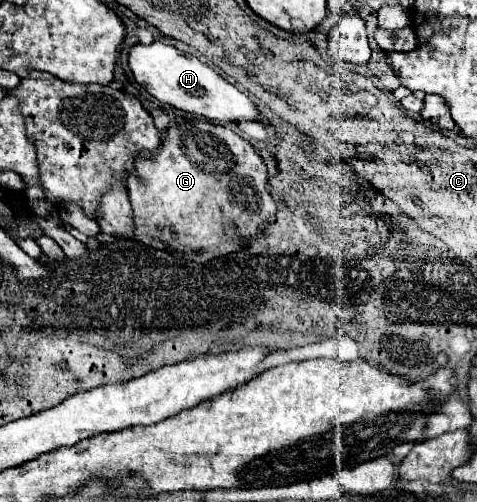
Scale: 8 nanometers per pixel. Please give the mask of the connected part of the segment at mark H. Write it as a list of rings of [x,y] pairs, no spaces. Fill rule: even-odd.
[[[152,41],[150,45],[134,45],[128,51],[128,65],[134,79],[160,103],[172,105],[176,109],[202,115],[210,121],[256,121],[258,111],[254,103],[236,89],[236,85],[222,79],[212,67],[202,63],[198,57],[190,53],[182,53],[172,45],[162,41]]]

